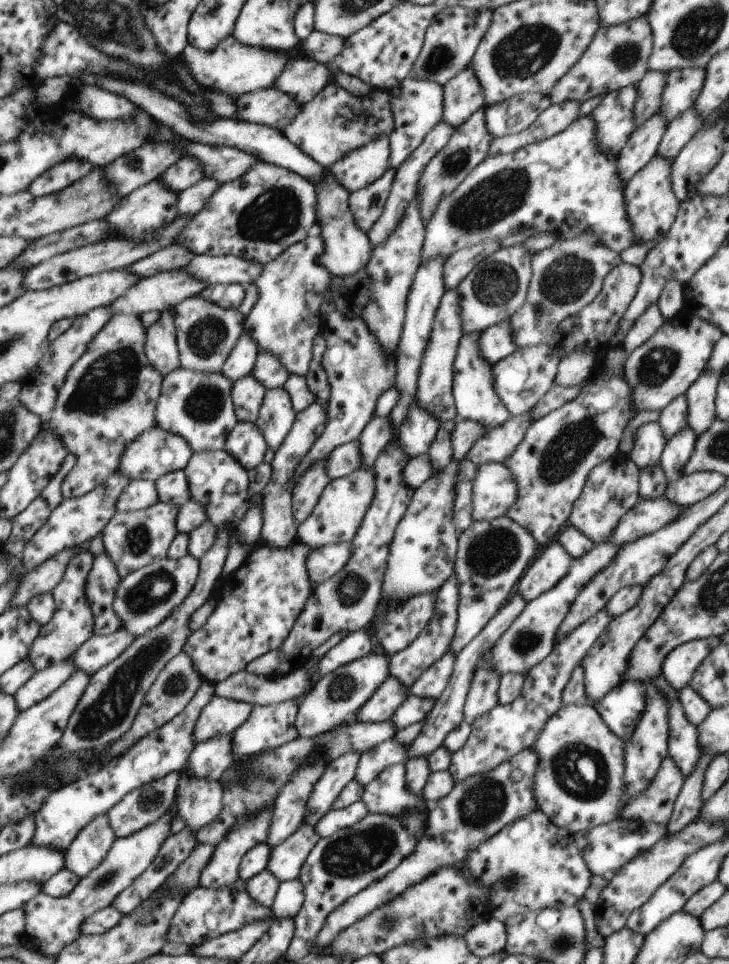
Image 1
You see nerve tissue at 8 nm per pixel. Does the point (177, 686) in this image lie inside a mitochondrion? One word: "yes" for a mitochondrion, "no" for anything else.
yes

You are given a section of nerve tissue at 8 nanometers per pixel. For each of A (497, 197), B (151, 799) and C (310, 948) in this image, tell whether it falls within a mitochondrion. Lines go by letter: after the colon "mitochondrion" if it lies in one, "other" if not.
A: mitochondrion
B: mitochondrion
C: other

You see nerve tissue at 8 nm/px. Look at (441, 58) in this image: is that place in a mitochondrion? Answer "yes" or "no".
yes

